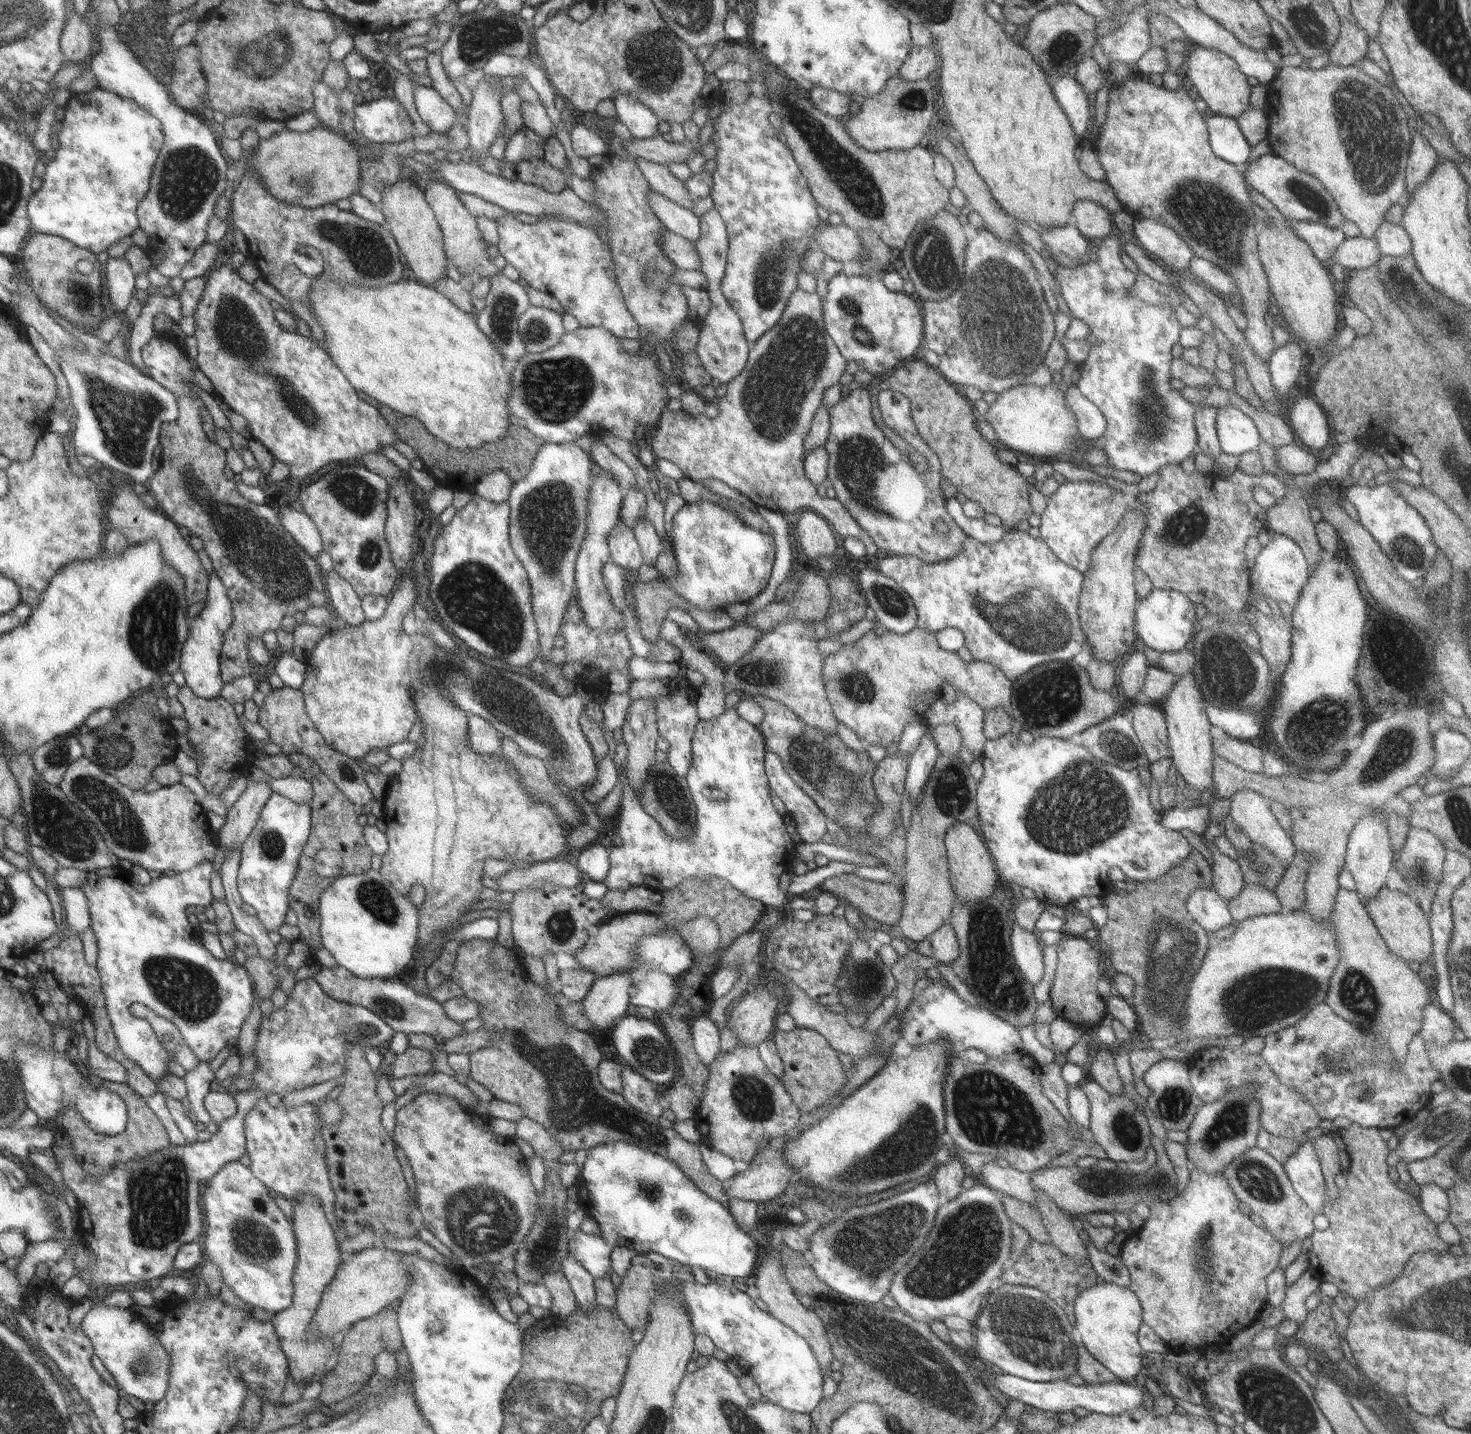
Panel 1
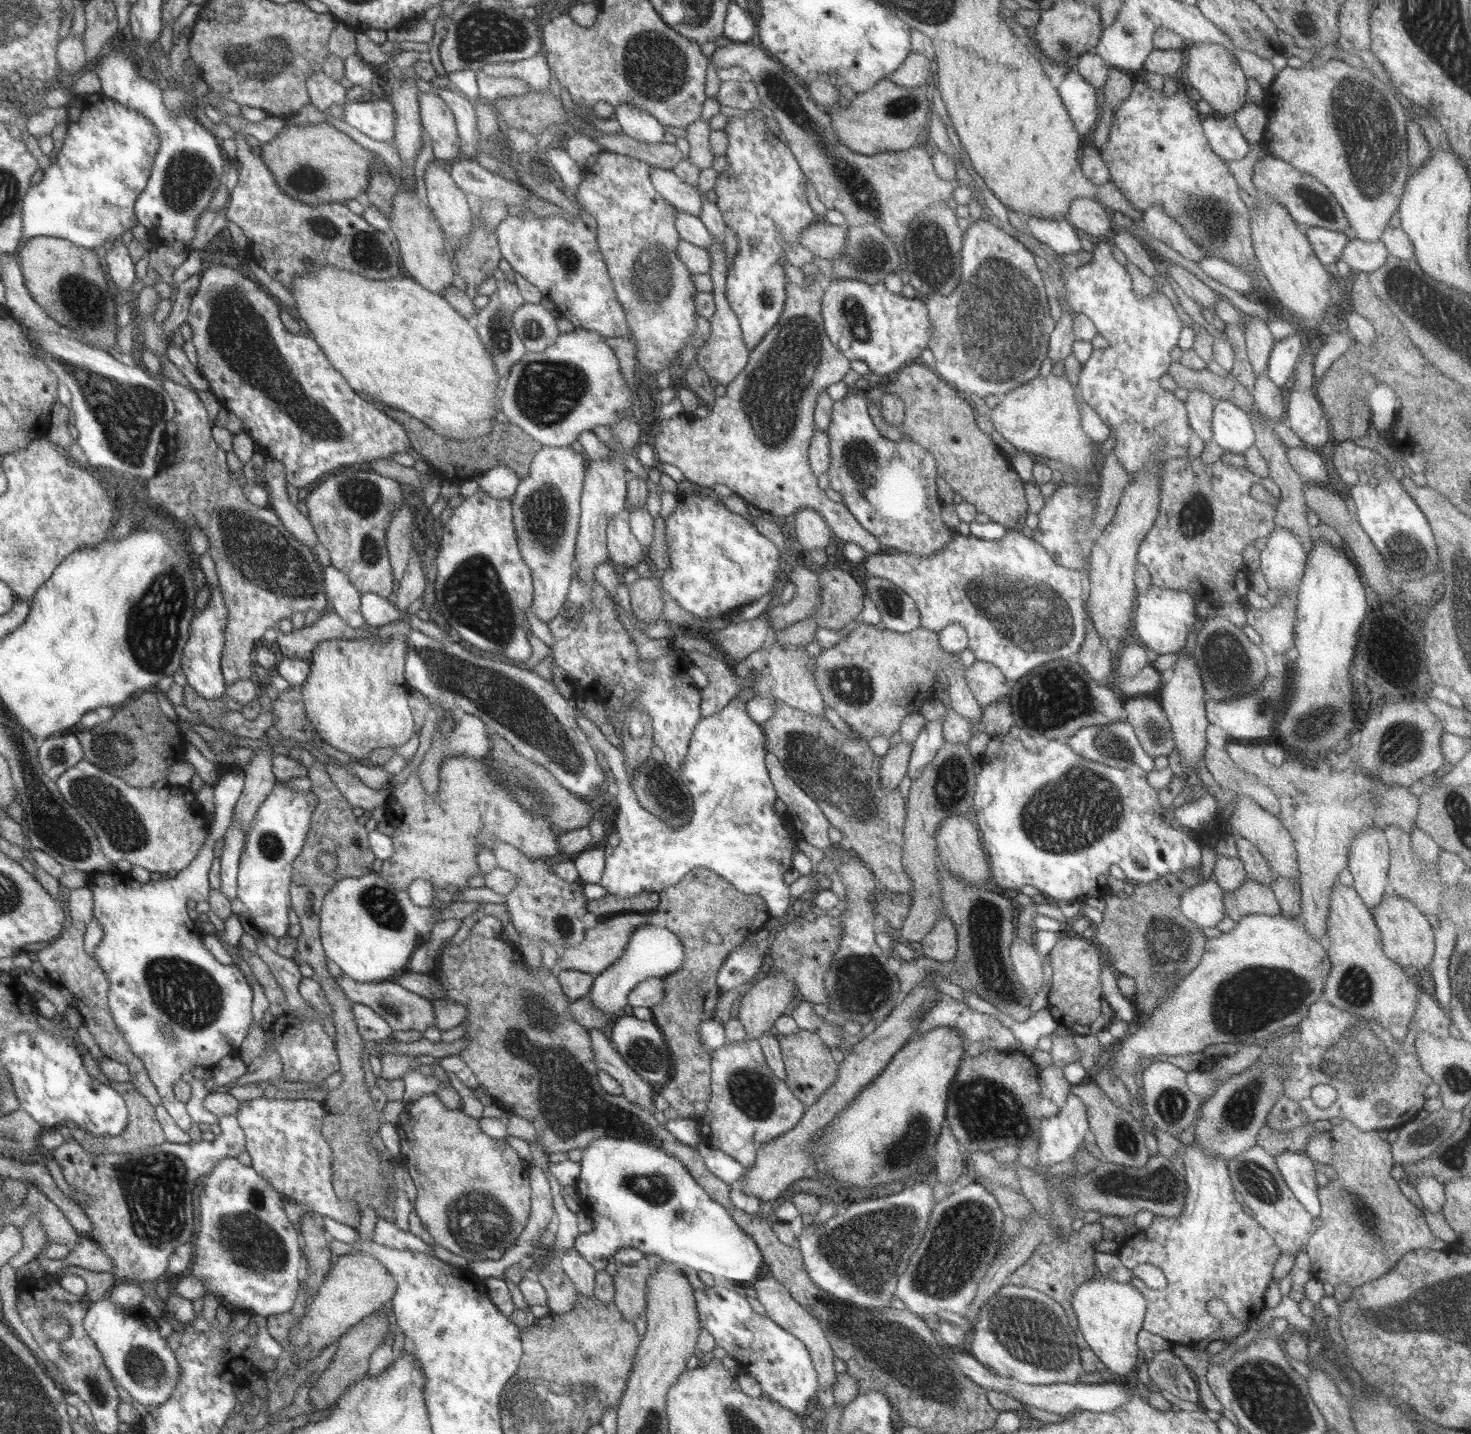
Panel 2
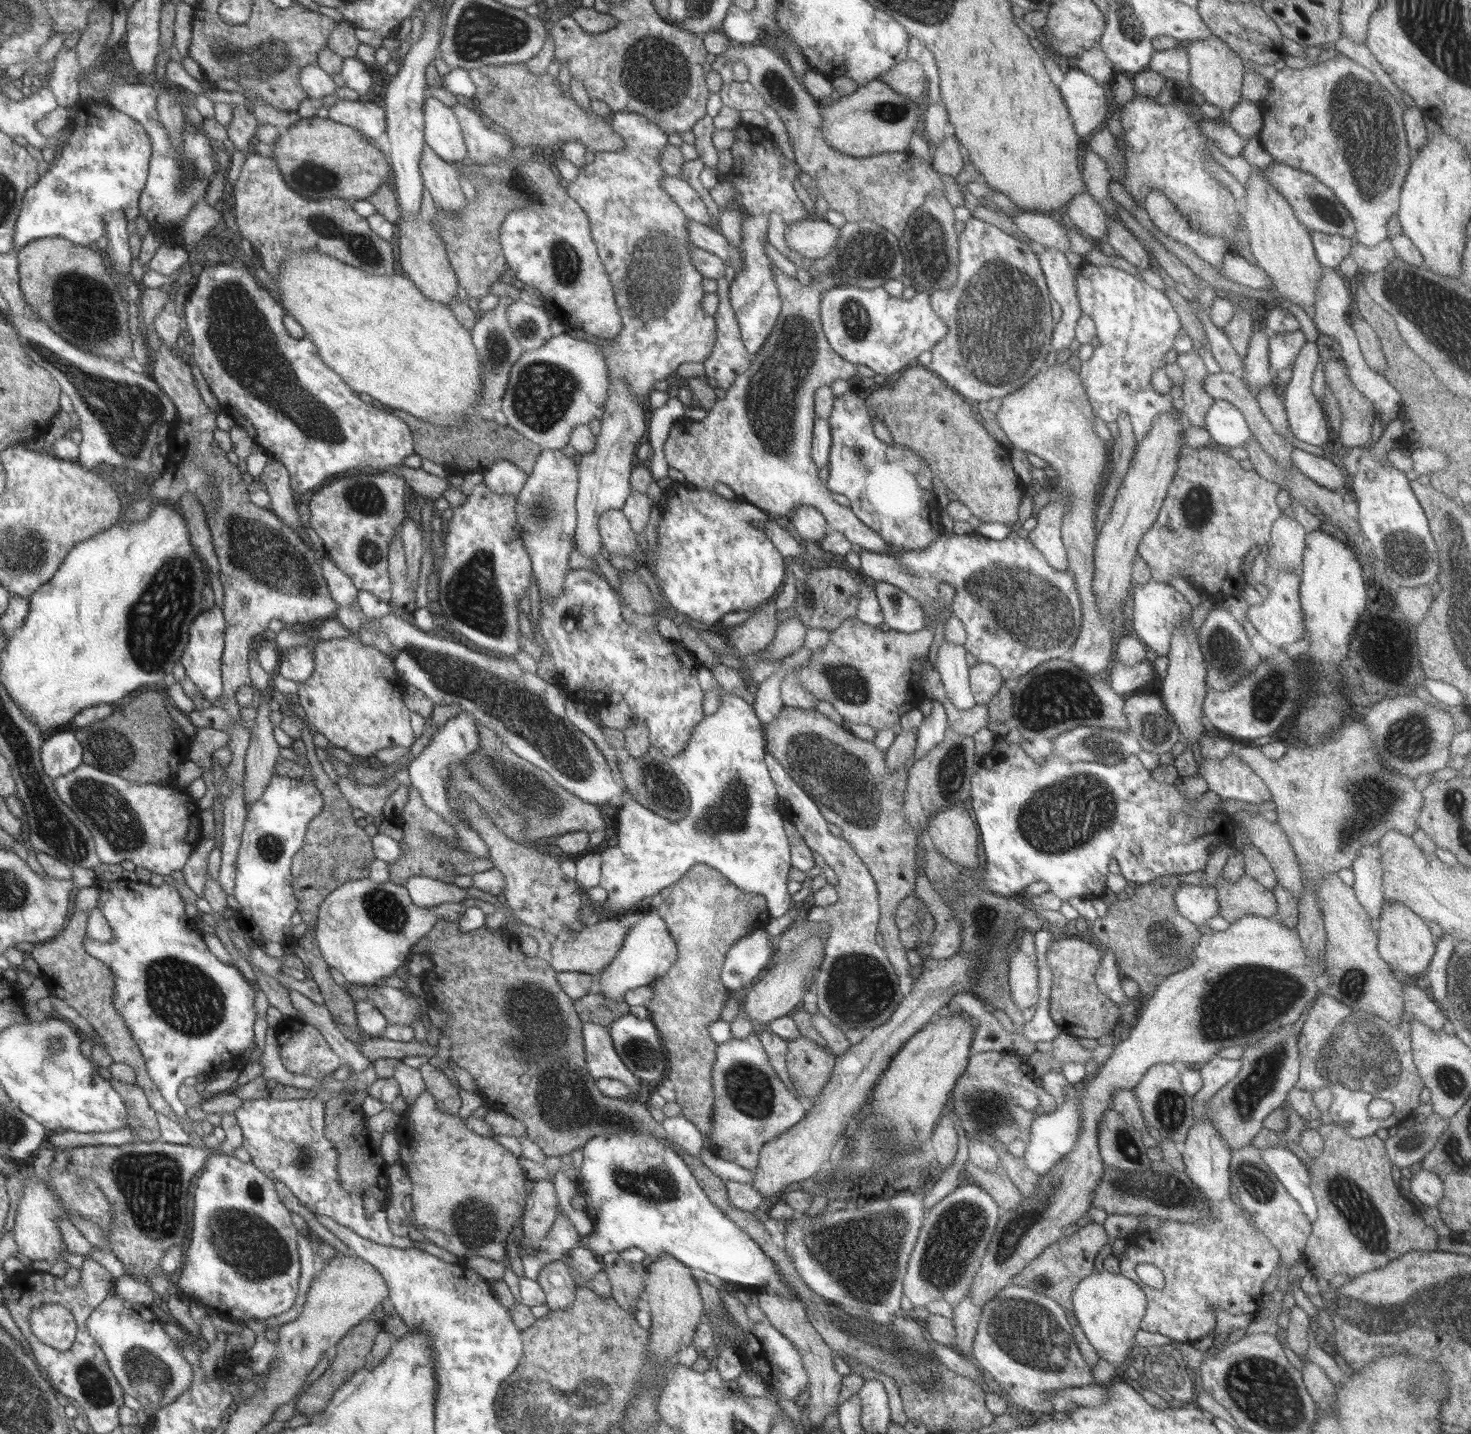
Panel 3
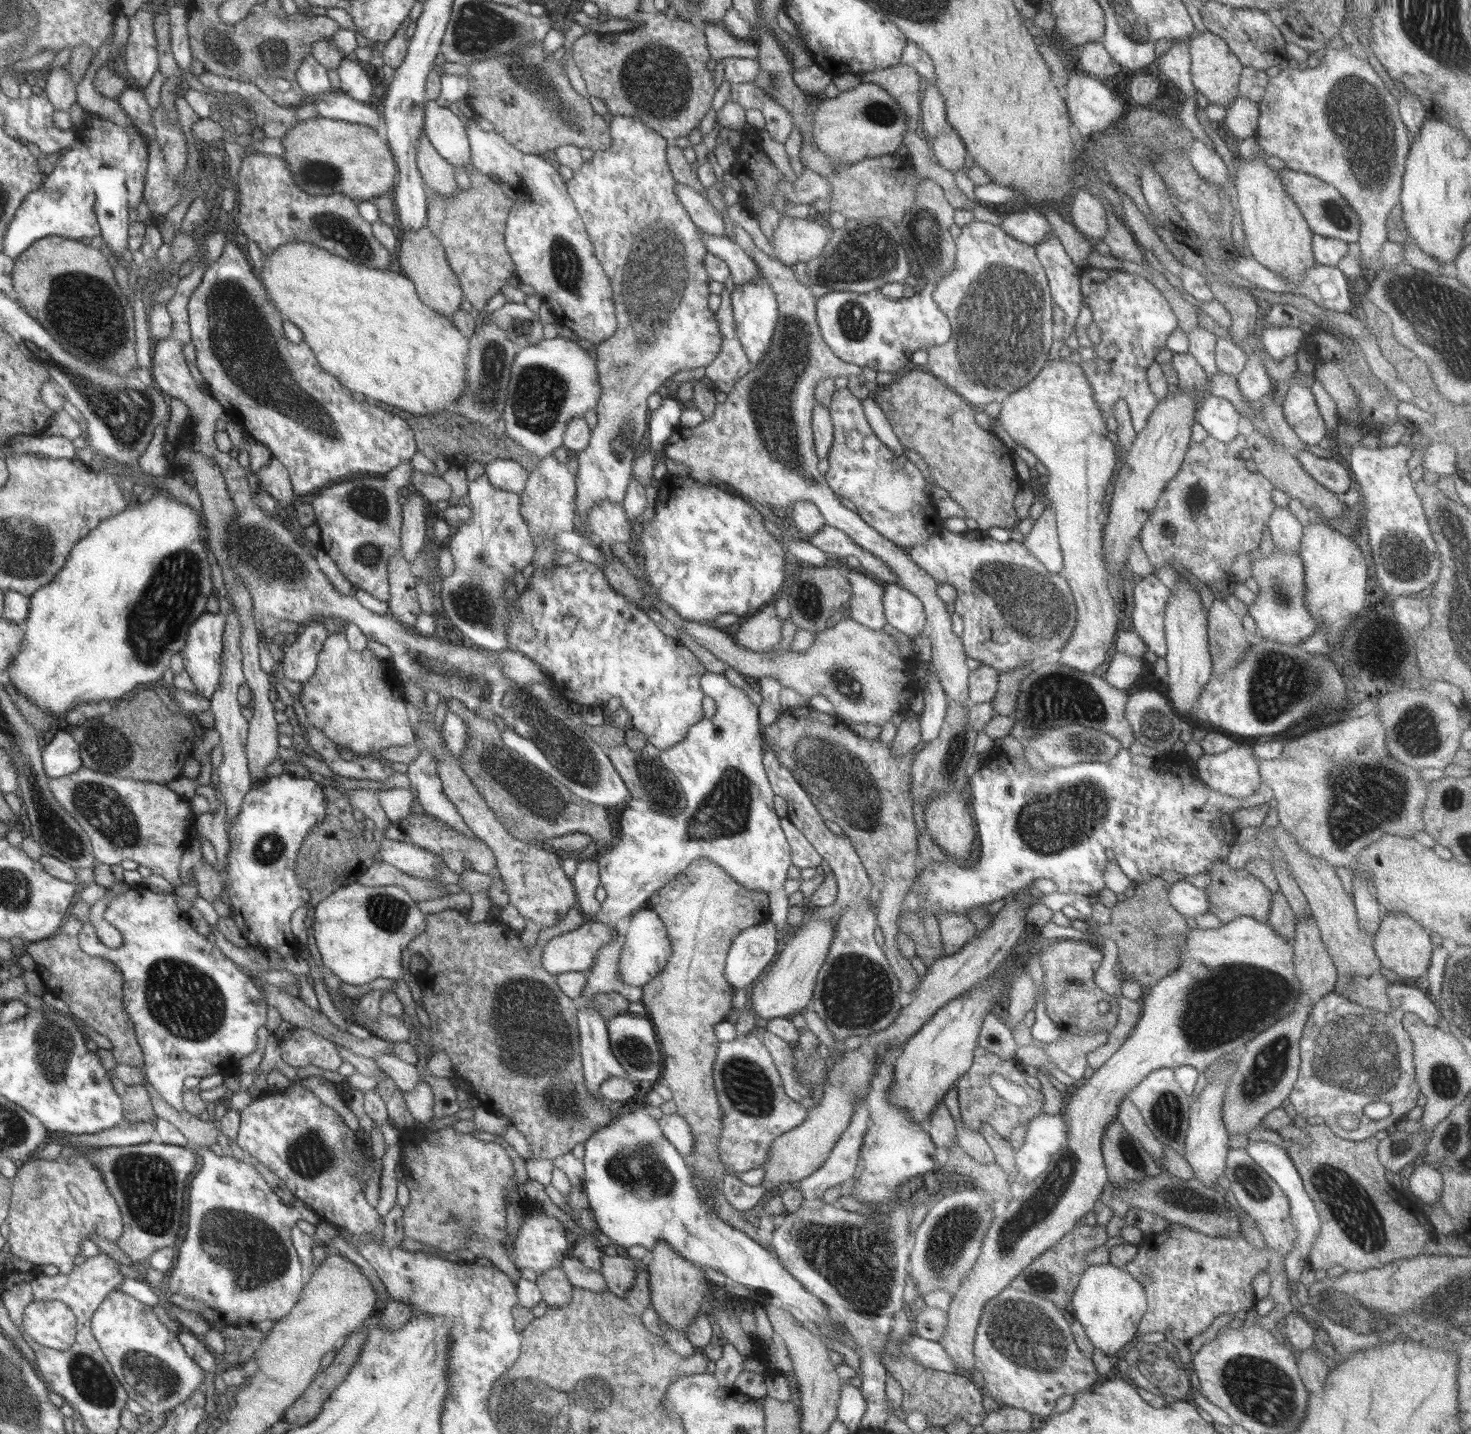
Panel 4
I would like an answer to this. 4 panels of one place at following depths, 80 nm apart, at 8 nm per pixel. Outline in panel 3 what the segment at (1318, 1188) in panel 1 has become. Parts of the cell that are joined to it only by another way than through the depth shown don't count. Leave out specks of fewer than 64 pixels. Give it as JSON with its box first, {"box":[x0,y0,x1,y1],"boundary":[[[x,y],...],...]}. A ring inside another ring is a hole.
{"box":[1258,1147,1318,1220],"boundary":[[[1270,1147],[1258,1148],[1262,1158],[1286,1190],[1300,1203],[1302,1210],[1311,1220],[1317,1219],[1318,1205],[1310,1188],[1311,1174],[1303,1159],[1298,1158],[1290,1148]]]}

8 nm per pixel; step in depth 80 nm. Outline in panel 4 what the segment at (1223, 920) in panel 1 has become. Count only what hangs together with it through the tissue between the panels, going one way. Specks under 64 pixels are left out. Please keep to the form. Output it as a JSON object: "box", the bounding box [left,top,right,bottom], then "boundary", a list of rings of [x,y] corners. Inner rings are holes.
{"box":[1169,881,1209,918],"boundary":[[[1179,881],[1170,884],[1169,901],[1182,915],[1195,918],[1209,912],[1209,900],[1205,889],[1196,888],[1190,882]]]}

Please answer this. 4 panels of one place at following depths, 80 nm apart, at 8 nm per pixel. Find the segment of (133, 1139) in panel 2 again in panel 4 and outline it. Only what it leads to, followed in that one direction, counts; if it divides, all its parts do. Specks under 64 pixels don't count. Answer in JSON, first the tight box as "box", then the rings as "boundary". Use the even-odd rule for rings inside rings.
{"box":[114,1079,156,1122],"boundary":[[[114,1079],[115,1091],[124,1099],[124,1116],[128,1121],[153,1122],[156,1119],[155,1109],[151,1103],[150,1091],[146,1087],[123,1084]]]}

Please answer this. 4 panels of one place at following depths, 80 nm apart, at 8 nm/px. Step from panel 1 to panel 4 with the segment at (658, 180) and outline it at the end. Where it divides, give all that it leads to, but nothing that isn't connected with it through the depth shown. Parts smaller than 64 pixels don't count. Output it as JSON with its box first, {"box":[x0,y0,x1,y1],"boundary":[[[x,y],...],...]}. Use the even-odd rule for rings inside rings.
{"box":[674,182,726,236],"boundary":[[[676,182],[676,188],[674,189],[698,228],[711,235],[726,236],[722,212],[708,198],[703,197],[698,191],[680,182]]]}

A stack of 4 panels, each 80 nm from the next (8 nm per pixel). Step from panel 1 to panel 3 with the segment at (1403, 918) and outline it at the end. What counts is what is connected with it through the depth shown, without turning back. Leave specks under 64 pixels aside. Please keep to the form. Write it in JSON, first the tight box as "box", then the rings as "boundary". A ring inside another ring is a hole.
{"box":[1375,902,1436,974],"boundary":[[[1384,902],[1382,912],[1375,922],[1378,943],[1375,948],[1378,954],[1391,966],[1406,974],[1424,972],[1431,963],[1436,950],[1434,934],[1421,916],[1418,916],[1408,905]]]}

